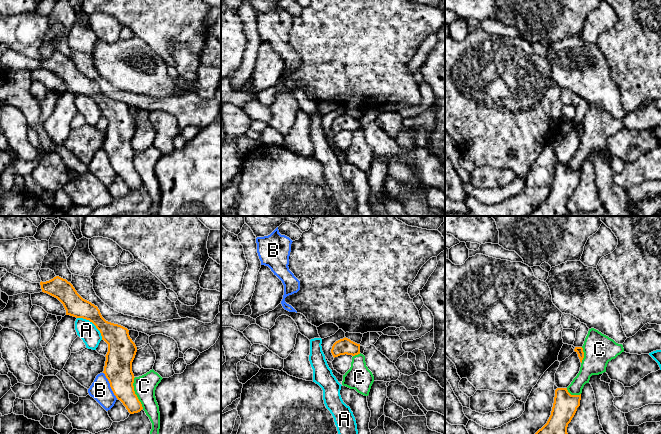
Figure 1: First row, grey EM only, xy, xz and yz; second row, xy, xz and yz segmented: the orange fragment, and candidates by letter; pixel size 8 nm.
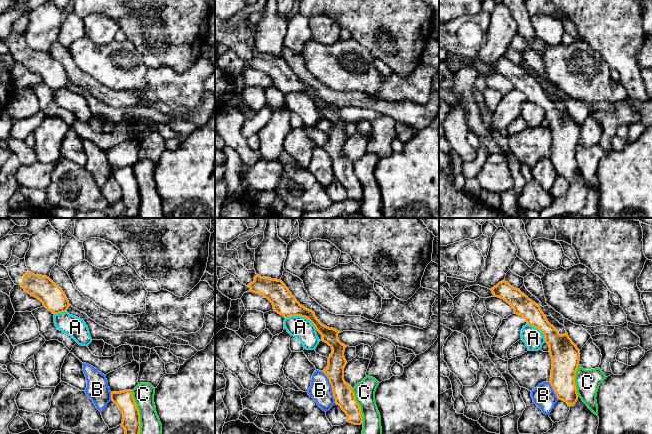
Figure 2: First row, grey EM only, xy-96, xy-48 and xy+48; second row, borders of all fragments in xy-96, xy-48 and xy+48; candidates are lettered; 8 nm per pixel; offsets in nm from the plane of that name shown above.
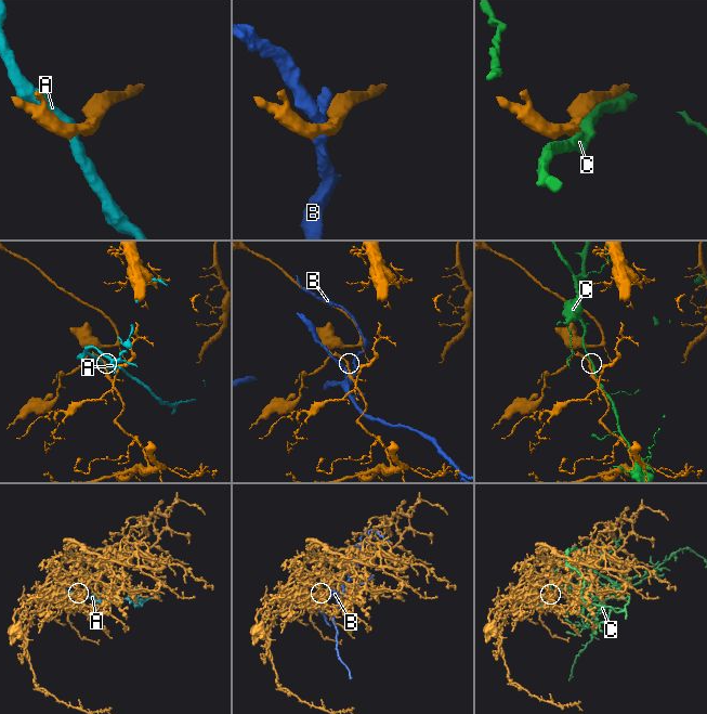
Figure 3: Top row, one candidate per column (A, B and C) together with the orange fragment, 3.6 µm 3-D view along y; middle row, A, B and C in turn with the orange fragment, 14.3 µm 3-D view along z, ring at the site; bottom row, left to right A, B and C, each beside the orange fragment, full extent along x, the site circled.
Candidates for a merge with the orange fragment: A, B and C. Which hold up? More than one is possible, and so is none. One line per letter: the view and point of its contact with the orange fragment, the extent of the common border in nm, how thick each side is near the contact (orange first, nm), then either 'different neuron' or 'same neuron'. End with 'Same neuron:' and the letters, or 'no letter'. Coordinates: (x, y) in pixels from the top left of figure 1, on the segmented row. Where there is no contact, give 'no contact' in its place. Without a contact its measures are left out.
A: xy (93, 323) | 280 nm | 190/160 nm | different neuron
B: xy (110, 385) | 240 nm | 220/170 nm | different neuron
C: xy (134, 393) | 260 nm | 220/180 nm | different neuron
Same neuron: no letter

